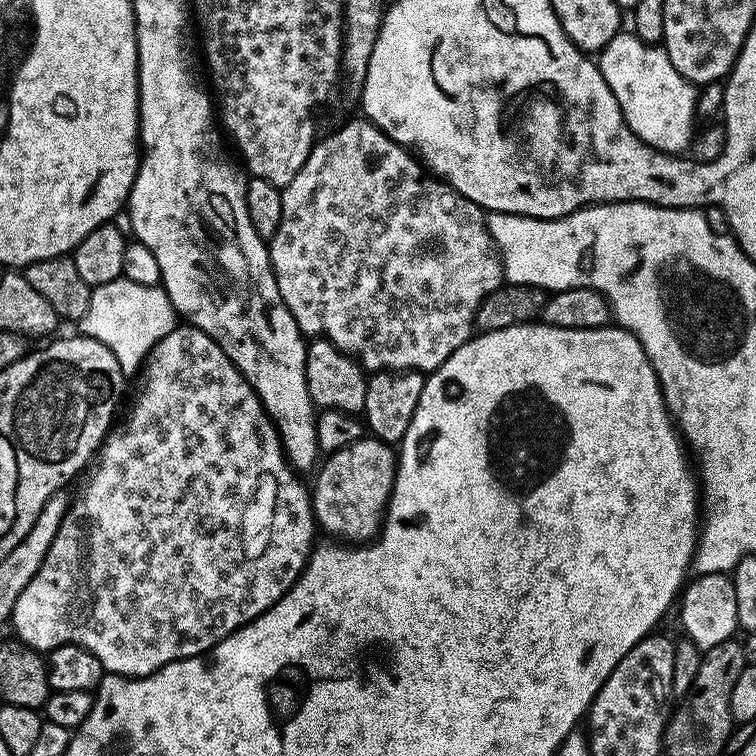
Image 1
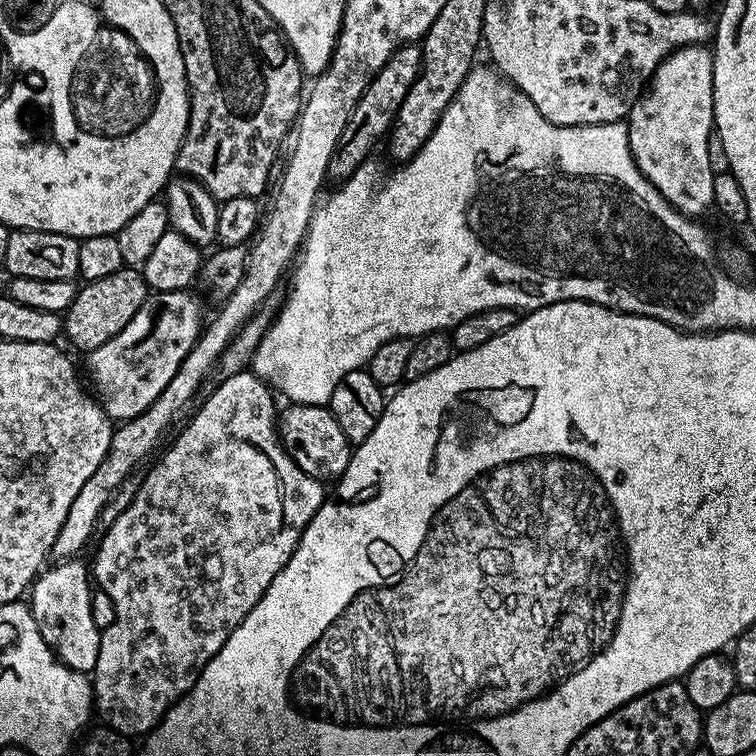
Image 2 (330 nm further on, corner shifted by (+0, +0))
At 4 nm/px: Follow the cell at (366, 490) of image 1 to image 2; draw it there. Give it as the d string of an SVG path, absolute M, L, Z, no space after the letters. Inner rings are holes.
M293 404L281 411L278 416L280 442L288 452L288 460L299 466L306 474L321 482L339 481L344 475L354 451L346 434L342 434L342 426L334 418L334 414L322 404Z

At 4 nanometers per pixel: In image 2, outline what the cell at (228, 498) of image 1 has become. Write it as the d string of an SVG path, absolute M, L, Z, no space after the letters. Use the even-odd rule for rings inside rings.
M245 370L245 371L243 371L243 372L239 372L239 373L238 373L238 374L234 374L234 375L233 375L233 376L226 376L226 377L223 377L223 379L221 379L221 380L220 380L220 381L219 381L219 382L220 382L220 383L221 383L221 384L220 384L220 385L218 385L218 386L217 386L217 388L216 388L216 389L214 389L214 390L213 390L213 392L212 392L212 393L210 393L210 394L209 394L209 396L208 396L208 397L206 397L206 398L205 398L205 400L204 400L204 405L202 405L202 406L201 406L201 408L200 408L200 409L198 409L198 410L197 410L197 412L196 412L196 413L194 413L194 414L193 414L193 416L192 416L192 421L190 421L190 422L189 422L189 424L188 424L188 425L186 425L186 426L185 426L185 428L184 428L184 429L182 429L182 430L181 430L181 432L180 432L180 437L178 437L178 438L177 438L177 440L176 440L176 441L174 441L174 442L173 442L173 444L172 444L172 445L170 445L170 446L169 446L169 448L168 448L168 453L166 453L166 454L165 454L165 456L164 456L164 457L162 457L162 458L161 458L161 460L160 460L160 461L158 461L158 462L157 462L157 464L156 464L156 465L154 465L154 466L153 466L153 468L152 468L152 469L150 469L150 470L149 470L149 472L148 472L148 477L146 477L146 478L145 478L145 477L143 477L143 479L141 479L141 480L140 480L140 489L138 489L138 490L137 490L137 492L136 492L136 496L135 496L135 497L134 497L134 498L133 498L133 500L132 500L132 501L131 501L131 502L130 502L130 506L126 506L126 510L125 510L125 511L124 511L124 512L123 512L123 514L122 514L122 515L121 515L121 516L120 516L120 517L118 517L118 519L117 519L117 520L115 520L115 521L114 521L114 523L113 523L113 524L111 524L111 525L110 525L110 526L109 526L109 528L108 528L108 529L107 529L107 530L106 530L106 531L105 531L105 532L104 532L104 533L103 533L103 535L104 535L104 537L102 537L102 538L101 538L101 540L100 540L100 549L98 549L98 550L97 550L97 552L96 552L96 561L94 561L94 562L93 562L93 564L92 564L92 562L91 562L91 564L90 564L90 572L91 572L91 575L92 575L92 576L93 576L93 577L94 577L94 580L95 580L95 583L96 583L96 584L97 584L97 582L98 582L98 583L100 583L100 584L97 584L97 585L98 585L98 588L99 588L99 591L101 591L101 592L105 592L105 593L106 593L106 594L110 594L110 598L111 598L111 599L112 599L112 600L113 600L113 602L114 602L114 614L115 614L115 615L116 615L116 617L115 617L115 618L114 618L114 622L113 622L113 623L112 623L112 624L111 624L111 625L110 625L110 627L109 627L109 628L105 628L105 629L103 629L103 631L101 631L101 633L100 633L100 636L101 636L101 649L100 649L100 650L98 650L98 662L97 662L97 664L96 664L96 668L95 668L95 671L94 671L94 679L93 679L93 680L92 680L92 691L93 691L93 693L94 693L94 708L95 708L95 711L96 711L96 712L97 712L97 713L98 713L98 716L101 716L101 718L102 718L102 719L104 719L104 720L105 720L105 722L106 722L106 723L108 723L108 724L109 724L109 725L108 725L108 726L107 726L107 727L108 727L108 728L109 728L109 729L111 729L111 731L114 731L114 732L119 732L119 733L120 733L120 735L121 735L121 736L126 736L126 737L129 737L129 738L137 738L137 737L136 737L136 736L140 736L140 735L141 735L141 736L140 736L140 737L143 737L143 736L144 736L144 735L145 735L145 734L148 734L148 733L151 733L151 731L152 731L152 729L153 729L153 728L155 728L155 727L156 727L156 725L157 725L157 724L159 724L159 723L160 723L160 719L162 719L162 717L163 717L163 716L165 716L165 715L166 715L166 714L167 714L167 712L168 712L168 710L169 710L169 708L171 708L171 707L172 707L172 705L173 705L173 704L175 704L175 703L176 703L176 701L178 701L178 700L180 700L180 699L182 699L182 697L184 697L184 695L185 695L185 694L187 694L187 692L189 692L189 690L191 690L191 688L192 688L192 687L193 687L193 686L194 686L194 682L195 682L195 681L196 681L196 680L197 680L197 678L199 678L199 677L200 677L200 672L201 672L201 671L202 671L202 670L203 670L203 668L204 668L204 667L205 667L205 666L206 666L206 662L210 662L210 658L214 658L214 654L218 654L218 650L222 650L222 646L223 646L223 645L224 645L224 643L225 643L225 642L226 642L226 638L227 638L227 637L228 637L228 635L229 635L229 634L230 634L230 633L232 633L232 631L233 631L233 630L235 630L235 628L236 628L236 627L237 627L237 626L238 626L238 625L240 625L240 623L241 623L241 622L242 622L242 618L246 618L246 614L250 614L250 610L254 610L254 606L255 606L255 605L256 605L256 603L258 603L258 601L259 601L259 600L260 600L260 599L261 599L261 598L262 598L262 594L266 594L266 590L267 590L267 589L268 589L268 587L269 587L269 586L270 586L270 582L274 582L274 578L275 578L275 577L276 577L276 576L277 576L277 574L279 574L279 573L280 573L280 571L282 571L282 569L284 569L284 567L285 567L285 566L286 566L286 562L287 562L287 561L288 561L288 559L289 559L289 558L291 558L291 557L292 557L292 552L293 552L293 550L295 550L295 549L296 549L296 543L298 543L298 541L300 541L300 533L301 533L301 532L304 532L304 531L305 531L305 530L306 530L306 526L307 526L307 525L308 525L308 524L309 524L309 523L310 523L310 522L311 522L311 520L312 520L312 519L313 519L313 518L314 518L314 514L318 514L318 510L319 510L319 509L320 509L320 507L321 507L321 506L322 506L322 505L324 505L324 501L325 501L325 499L326 499L326 491L325 491L325 492L324 492L324 488L325 488L325 485L324 485L324 484L323 484L323 483L321 483L321 481L318 481L318 480L315 480L315 478L314 478L314 477L312 477L312 476L311 476L311 475L310 475L310 474L306 474L306 473L305 473L305 472L303 472L303 470L302 470L302 469L300 469L300 468L299 468L299 466L298 466L298 465L296 465L296 464L294 464L294 463L291 463L291 462L284 462L284 461L287 461L287 460L288 460L288 452L287 452L287 450L285 450L285 449L284 449L284 445L283 445L283 444L281 444L281 442L280 442L280 434L279 434L279 431L278 431L278 407L277 407L277 408L276 408L276 404L275 404L275 402L274 402L274 401L272 401L272 396L273 396L273 397L274 397L274 392L273 392L273 389L272 389L272 388L271 388L271 387L269 387L269 385L267 385L267 384L265 384L265 383L264 383L264 381L263 381L263 380L259 380L259 378L258 378L258 377L256 377L256 374L255 374L255 372L253 372L253 371L251 371L251 370ZM272 460L282 460L282 462L284 462L284 465L282 465L282 466L281 466L281 468L280 468L280 473L276 473L276 464L275 464L275 462L274 462L274 461L272 461Z

